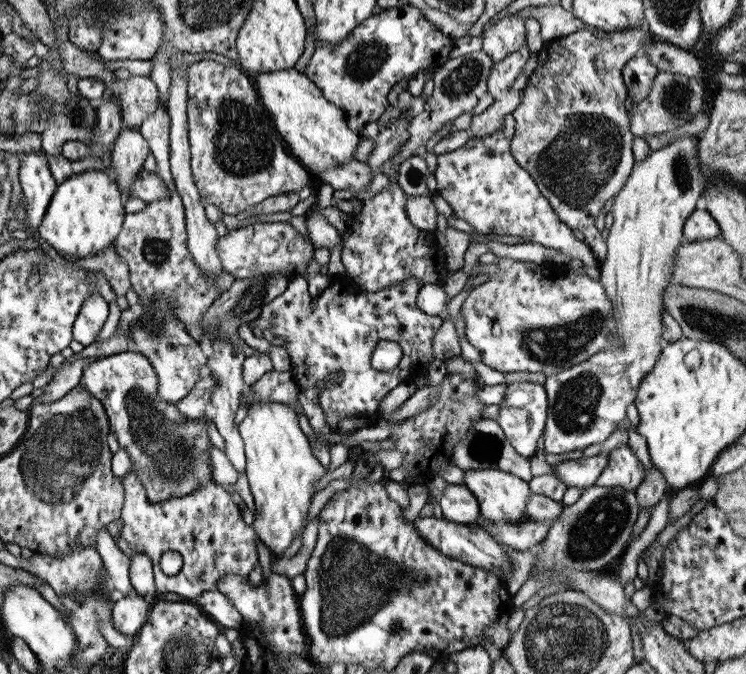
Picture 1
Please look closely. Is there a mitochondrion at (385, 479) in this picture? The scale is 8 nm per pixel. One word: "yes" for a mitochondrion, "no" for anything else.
no

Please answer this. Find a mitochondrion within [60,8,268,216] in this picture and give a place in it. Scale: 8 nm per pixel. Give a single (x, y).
(77, 113)

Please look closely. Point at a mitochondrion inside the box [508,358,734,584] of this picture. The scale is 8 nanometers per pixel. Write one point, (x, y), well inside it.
(598, 527)

